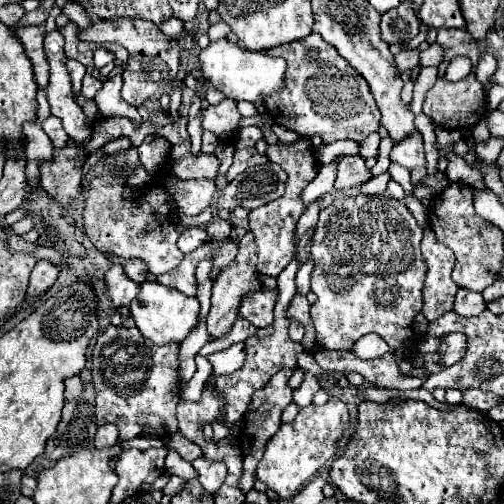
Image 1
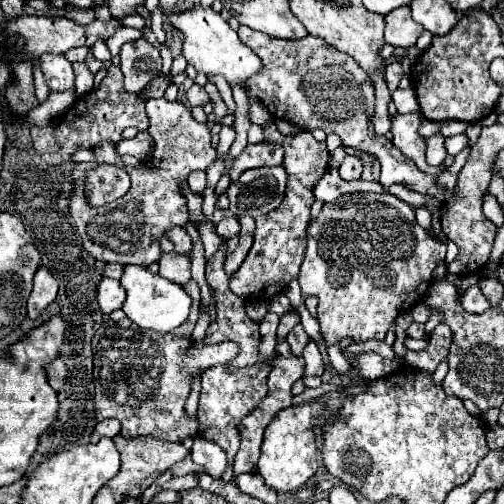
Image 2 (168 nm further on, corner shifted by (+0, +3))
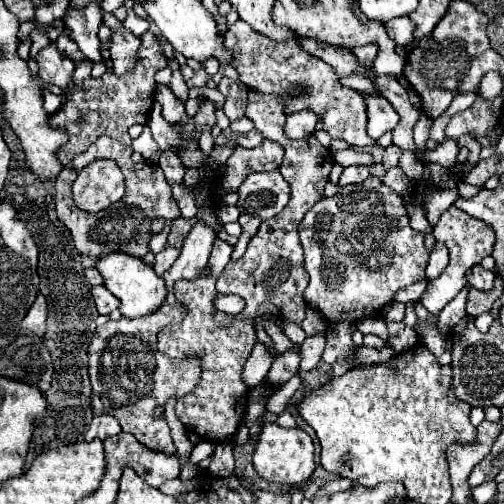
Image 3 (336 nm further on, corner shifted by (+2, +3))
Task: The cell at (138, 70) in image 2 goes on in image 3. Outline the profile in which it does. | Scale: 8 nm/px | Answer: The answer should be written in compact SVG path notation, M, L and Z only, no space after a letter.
M119 28L111 34L109 52L113 58L113 72L117 76L123 76L125 72L131 72L137 66L139 44L141 44L141 40L125 28Z

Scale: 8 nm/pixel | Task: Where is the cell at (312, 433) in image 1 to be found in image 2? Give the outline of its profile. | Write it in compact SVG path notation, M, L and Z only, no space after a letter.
M323 402L315 404L299 404L281 410L265 428L261 458L257 464L257 472L263 476L265 484L277 492L291 492L303 486L317 472L317 446L313 420L323 410Z

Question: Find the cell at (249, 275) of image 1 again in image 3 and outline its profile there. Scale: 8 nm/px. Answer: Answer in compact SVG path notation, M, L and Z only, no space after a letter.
M241 214L241 216L239 216L239 224L241 224L243 232L241 232L241 236L239 236L239 242L237 242L235 248L233 248L231 260L239 260L239 258L243 256L243 252L247 250L249 240L255 236L255 232L257 232L261 220L259 220L257 216L251 216L251 214Z

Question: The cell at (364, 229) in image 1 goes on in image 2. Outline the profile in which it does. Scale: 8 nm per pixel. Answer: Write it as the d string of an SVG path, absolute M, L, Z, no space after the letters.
M389 192L343 194L337 200L325 204L319 216L307 228L307 252L299 274L301 296L319 298L319 324L327 344L339 342L347 336L351 336L355 342L363 342L369 338L383 340L397 314L409 310L425 298L425 292L431 284L433 268L443 258L445 244L433 240L427 230L417 224L413 208L403 200L395 198Z

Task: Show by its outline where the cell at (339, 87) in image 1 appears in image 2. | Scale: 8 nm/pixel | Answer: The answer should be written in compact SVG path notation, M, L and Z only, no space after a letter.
M239 26L237 34L239 40L263 60L263 68L247 80L247 86L273 116L281 120L293 120L303 130L321 128L327 134L333 132L341 136L343 146L353 146L373 154L381 162L379 182L385 188L391 184L405 184L413 192L433 196L439 202L453 198L453 190L439 186L437 176L421 172L403 152L399 152L399 148L393 146L393 142L375 134L371 122L375 114L375 90L371 78L355 60L351 60L351 56L337 52L337 48L331 48L323 38L317 36L281 40L255 32L247 26Z

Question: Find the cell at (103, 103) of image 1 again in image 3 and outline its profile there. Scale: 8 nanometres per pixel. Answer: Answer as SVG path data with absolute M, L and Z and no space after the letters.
M146 125L139 138L133 140L133 152L141 154L143 158L147 158L147 162L159 162L159 156L163 154L163 150L157 146L157 142L153 140L151 130Z

